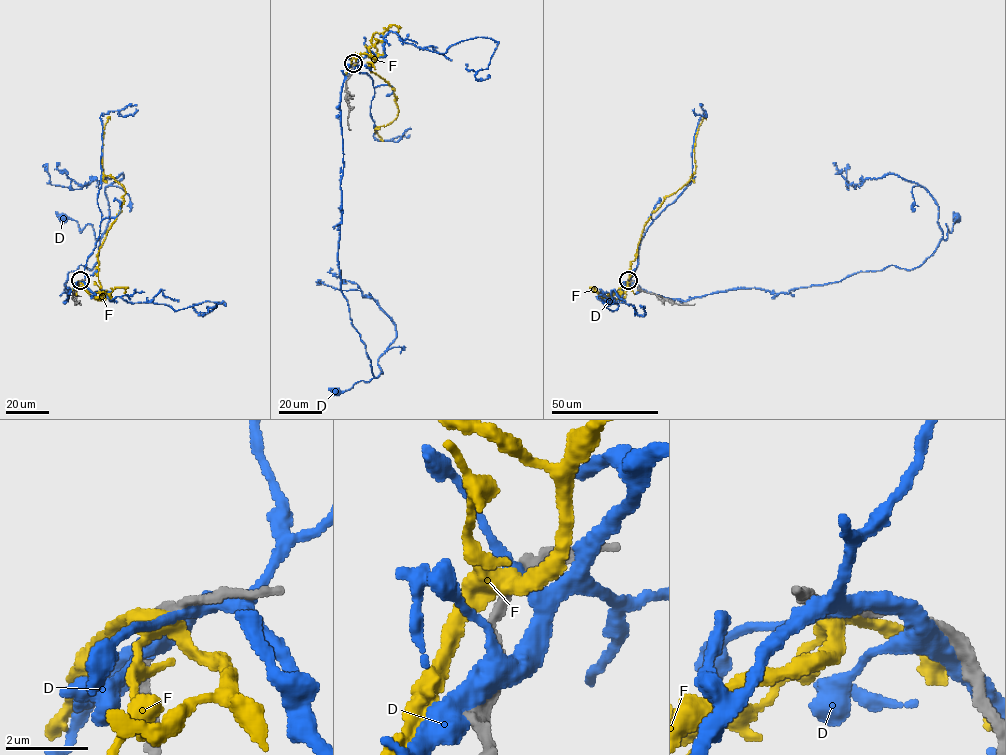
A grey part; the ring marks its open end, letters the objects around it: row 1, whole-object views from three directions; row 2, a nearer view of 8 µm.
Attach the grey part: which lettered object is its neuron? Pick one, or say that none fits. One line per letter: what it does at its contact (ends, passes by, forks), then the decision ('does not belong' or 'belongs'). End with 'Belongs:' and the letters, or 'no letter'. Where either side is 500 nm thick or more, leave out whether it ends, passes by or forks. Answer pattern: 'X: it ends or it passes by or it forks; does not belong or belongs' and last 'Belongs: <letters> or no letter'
D: it passes by; does not belong
F: it forks; does not belong
Belongs: no letter

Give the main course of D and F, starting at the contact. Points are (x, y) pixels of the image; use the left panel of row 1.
D: (80, 280), (68, 300), (68, 274), (93, 267), (100, 238), (90, 224), (80, 232), (62, 218)
F: (79, 281), (92, 295), (102, 295), (97, 253), (121, 211), (125, 193), (101, 166), (110, 116)

